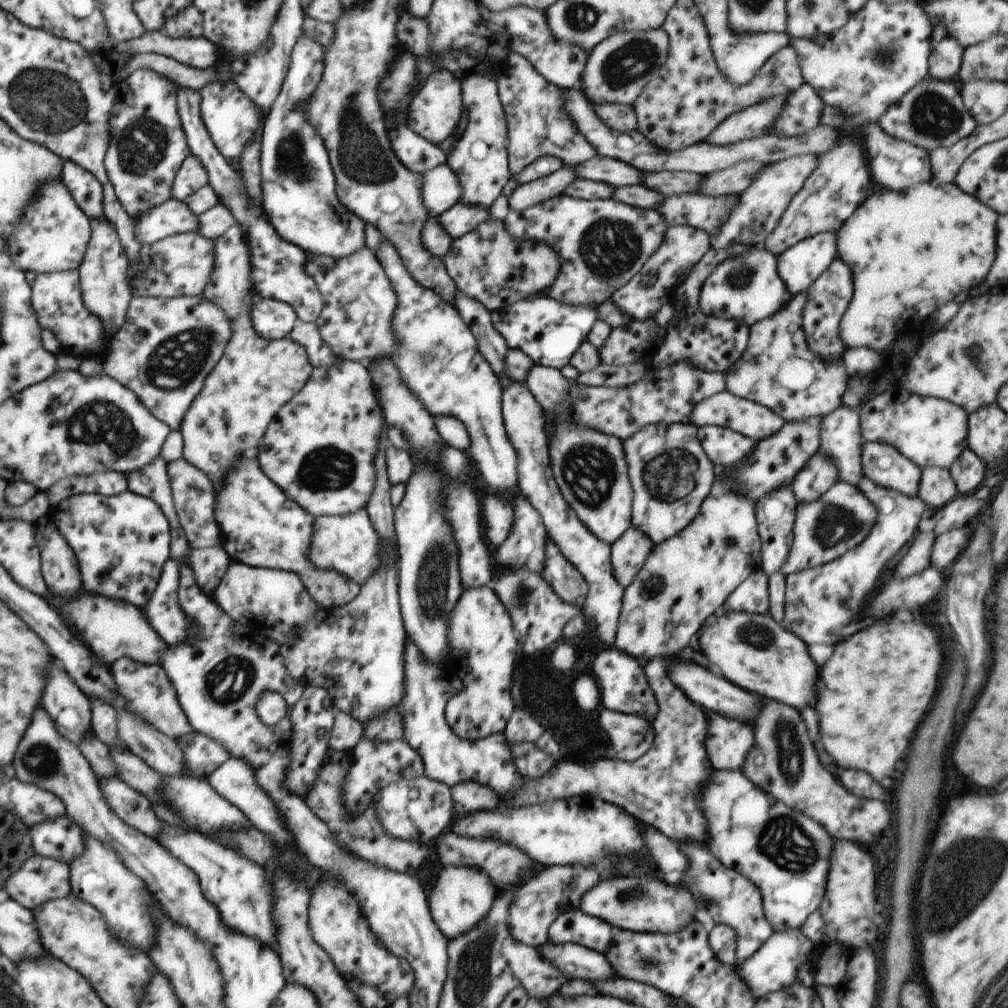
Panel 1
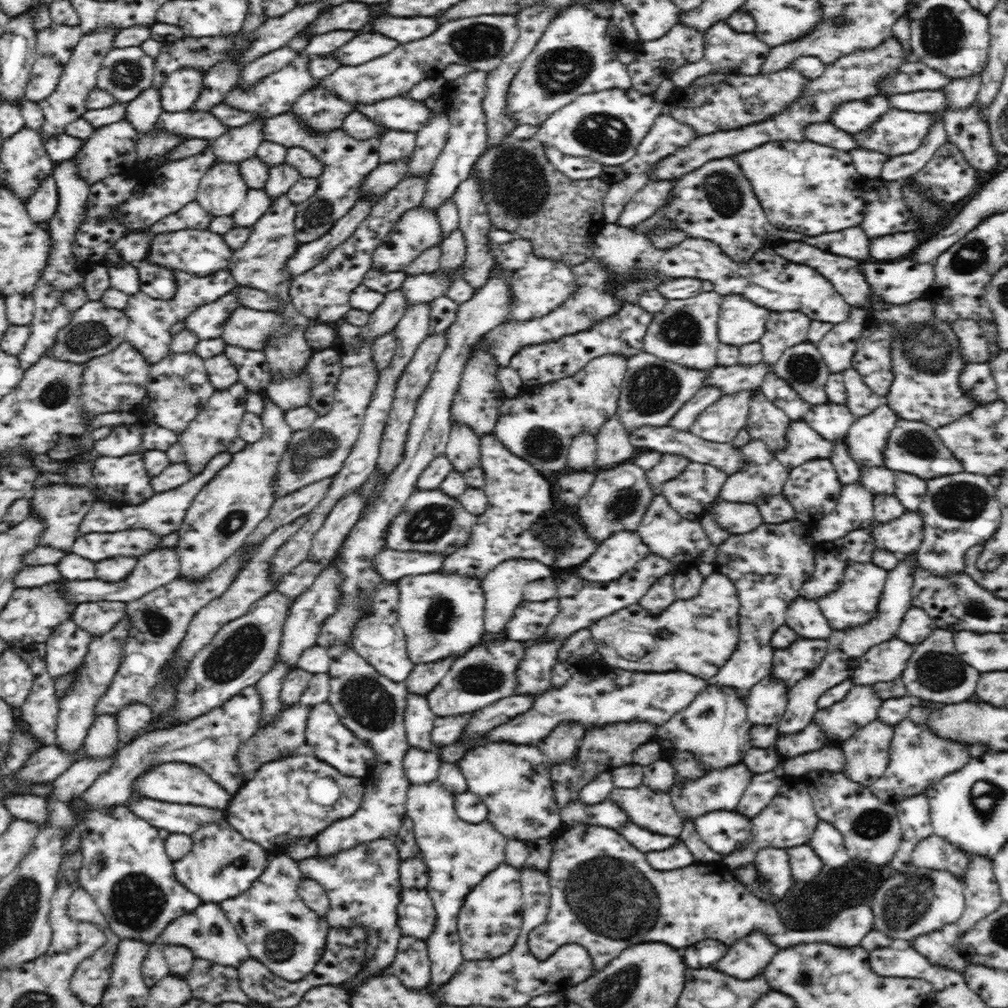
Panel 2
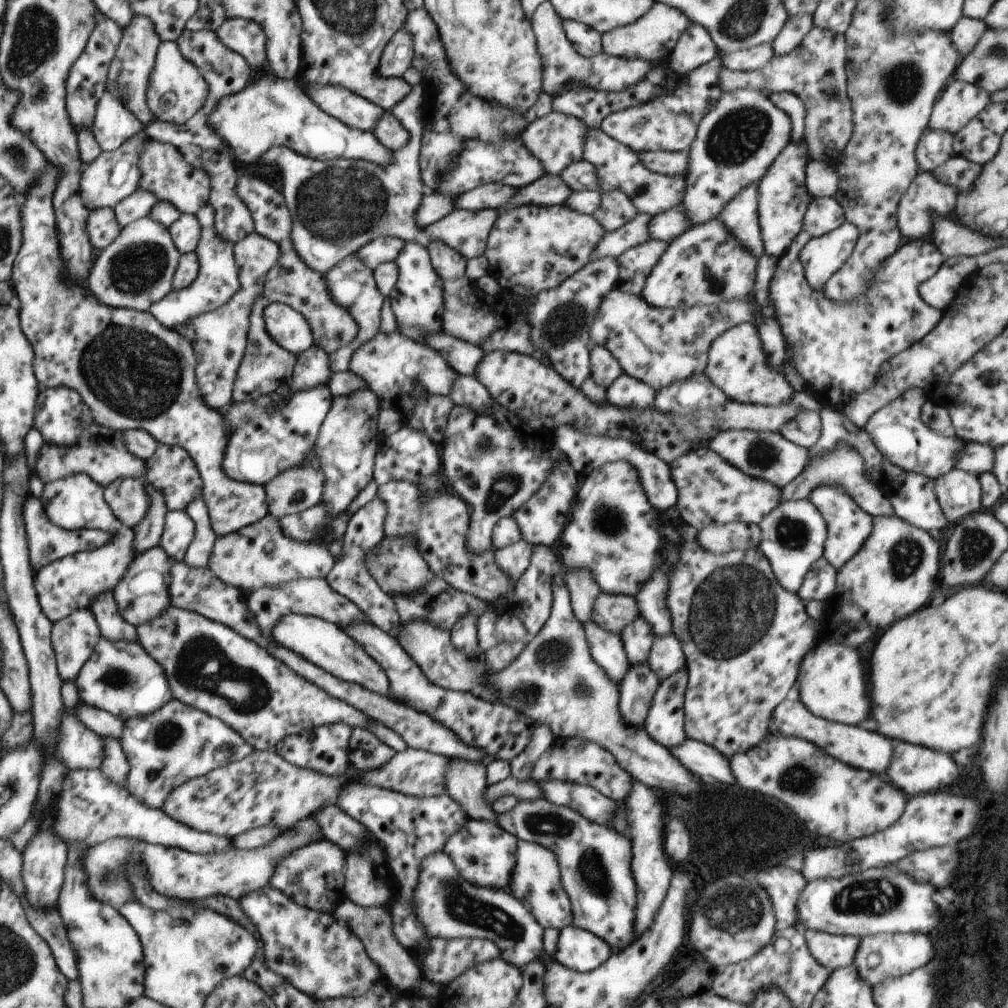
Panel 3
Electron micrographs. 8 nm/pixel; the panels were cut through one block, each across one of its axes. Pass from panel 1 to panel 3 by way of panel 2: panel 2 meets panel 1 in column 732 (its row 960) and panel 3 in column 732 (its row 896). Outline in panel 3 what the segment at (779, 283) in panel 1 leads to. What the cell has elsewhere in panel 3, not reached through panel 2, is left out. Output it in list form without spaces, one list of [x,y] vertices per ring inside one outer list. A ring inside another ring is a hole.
[[[718,218],[694,225],[669,243],[648,275],[641,296],[658,308],[715,305],[748,299],[755,294],[757,256],[746,250]]]

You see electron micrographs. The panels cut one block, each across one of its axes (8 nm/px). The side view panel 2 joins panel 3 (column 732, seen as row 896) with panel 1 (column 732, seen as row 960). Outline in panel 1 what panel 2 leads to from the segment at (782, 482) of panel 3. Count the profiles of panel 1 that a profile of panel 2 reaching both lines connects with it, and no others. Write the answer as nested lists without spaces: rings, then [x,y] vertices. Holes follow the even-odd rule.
[[[704,425],[697,427],[697,435],[706,456],[717,469],[730,467],[752,450],[757,442],[728,427]]]

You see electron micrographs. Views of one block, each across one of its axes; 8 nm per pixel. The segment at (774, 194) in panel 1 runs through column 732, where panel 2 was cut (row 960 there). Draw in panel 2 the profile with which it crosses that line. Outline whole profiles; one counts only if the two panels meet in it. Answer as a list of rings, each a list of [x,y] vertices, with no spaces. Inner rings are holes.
[[[202,903],[192,912],[173,920],[159,934],[158,942],[163,945],[185,946],[193,952],[195,958],[236,969],[251,957],[246,944],[239,937],[239,932],[236,932],[225,912],[216,903]]]

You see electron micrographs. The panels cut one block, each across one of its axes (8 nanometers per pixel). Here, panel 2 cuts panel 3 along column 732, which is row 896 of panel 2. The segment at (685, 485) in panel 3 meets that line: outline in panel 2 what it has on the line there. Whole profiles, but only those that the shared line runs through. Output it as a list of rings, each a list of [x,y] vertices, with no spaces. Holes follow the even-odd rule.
[[[504,862],[493,872],[486,874],[484,880],[464,898],[457,918],[457,929],[465,961],[494,960],[510,952],[514,946],[523,921],[521,872],[521,869]]]

